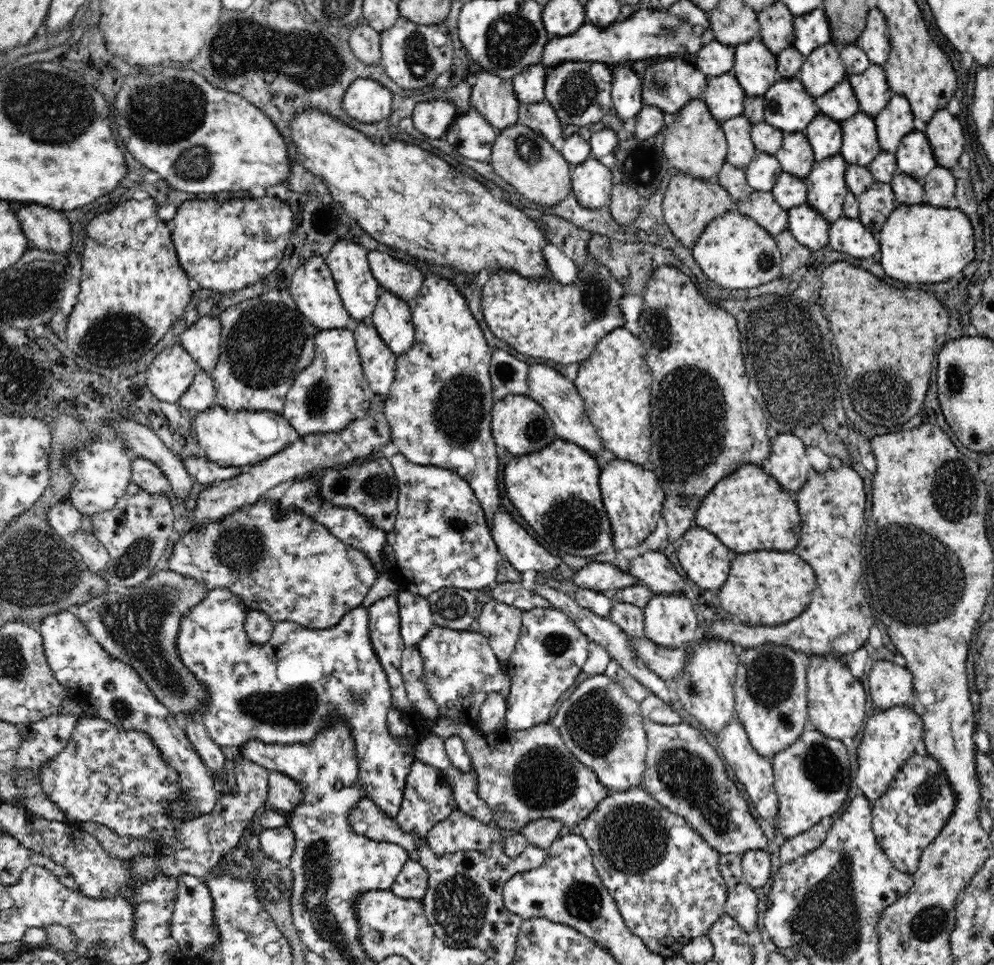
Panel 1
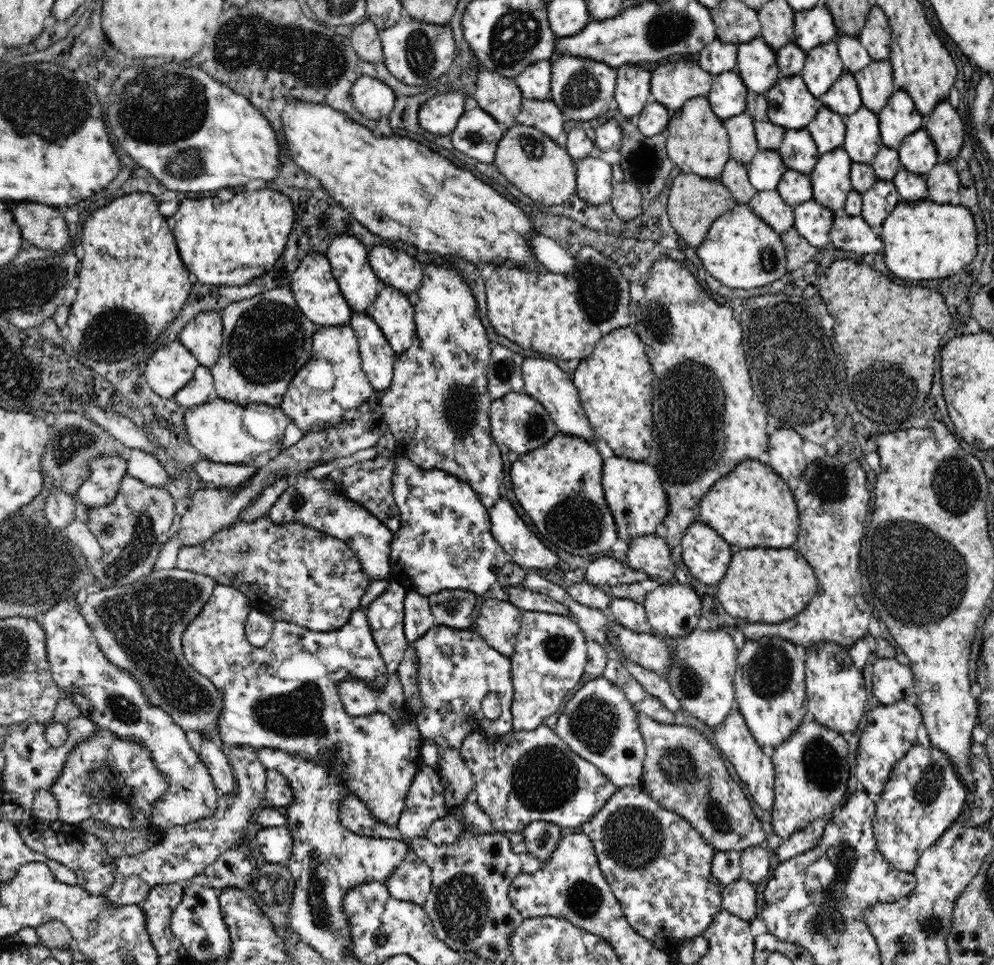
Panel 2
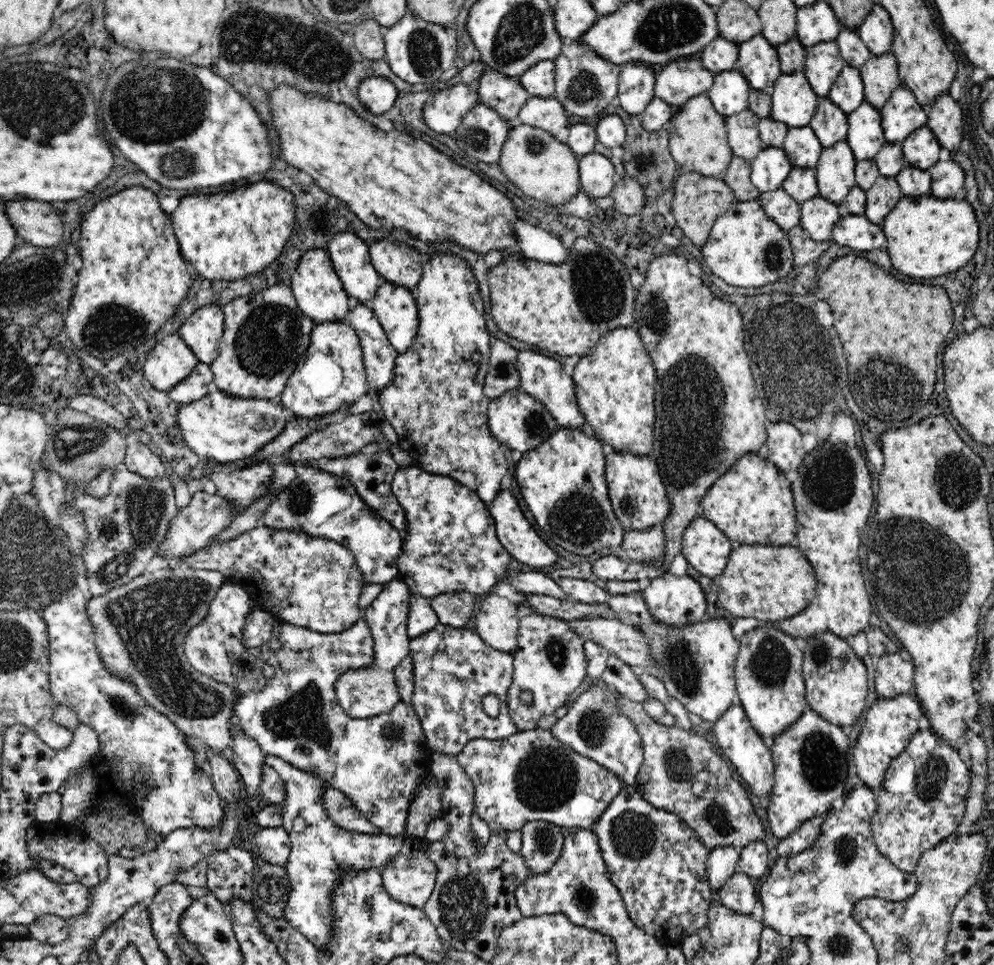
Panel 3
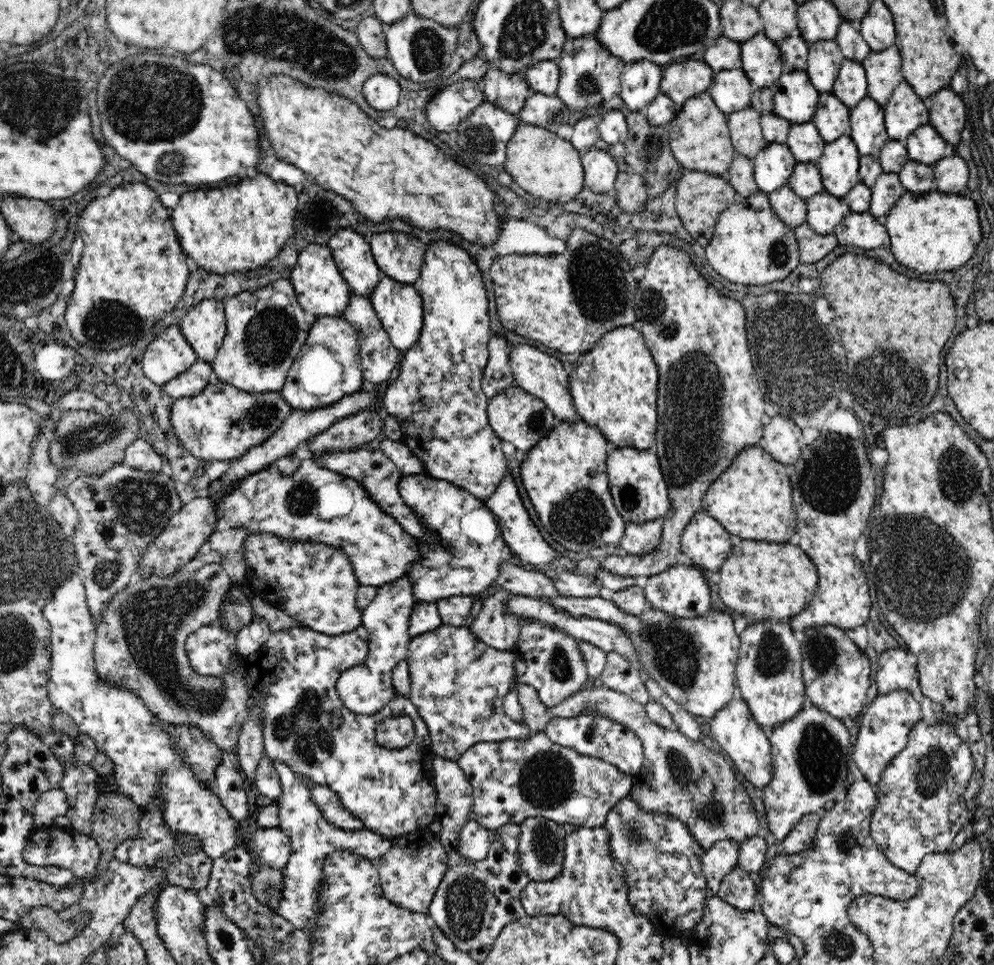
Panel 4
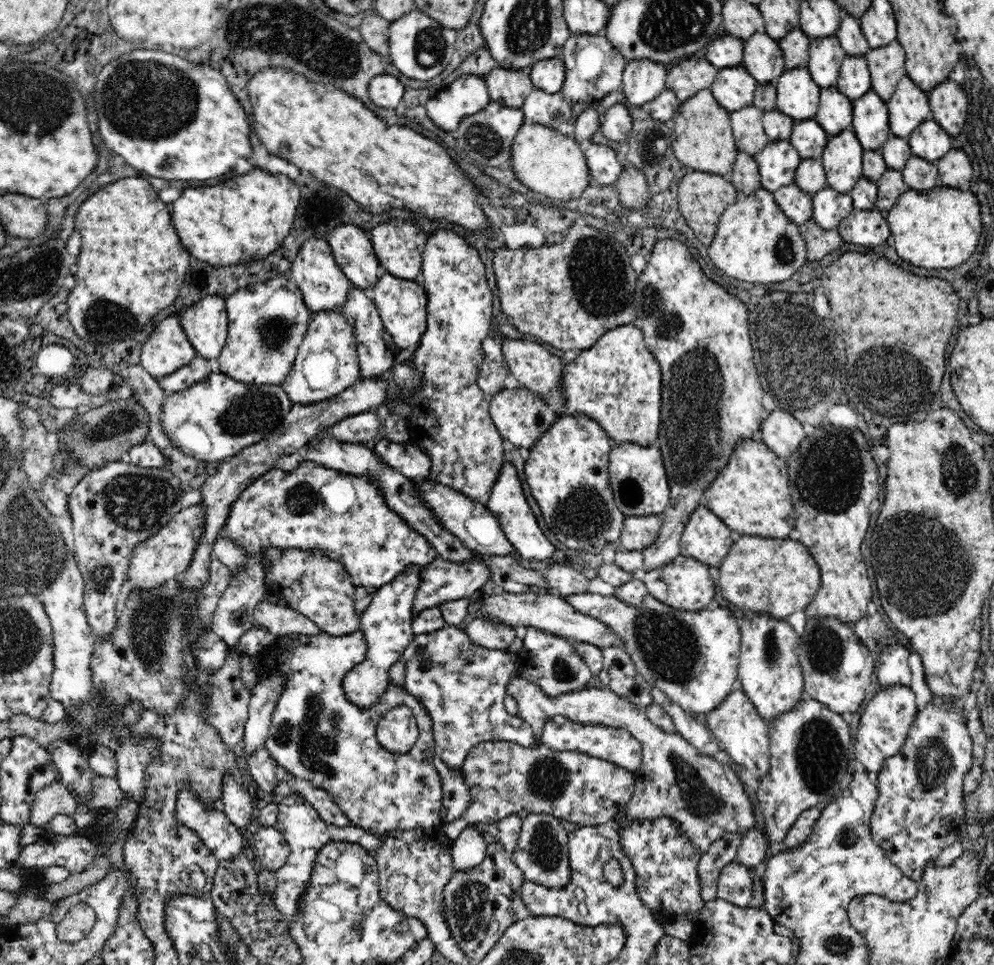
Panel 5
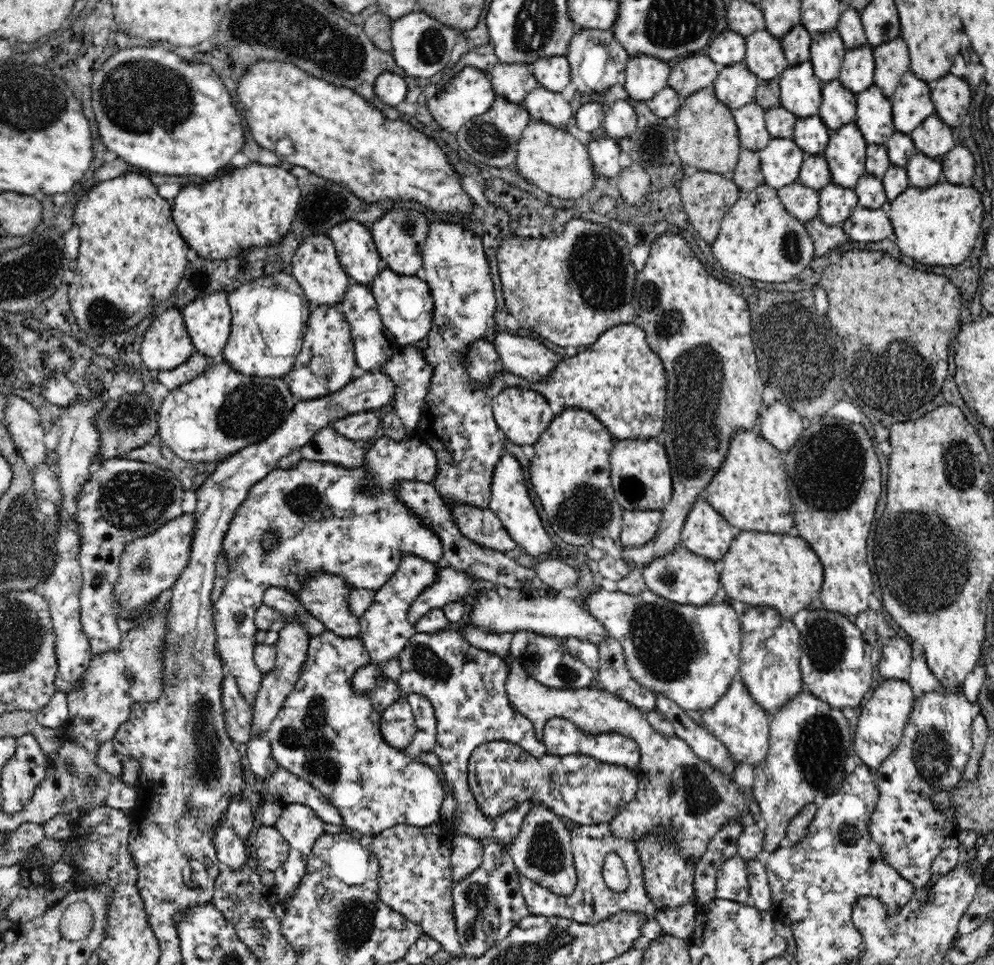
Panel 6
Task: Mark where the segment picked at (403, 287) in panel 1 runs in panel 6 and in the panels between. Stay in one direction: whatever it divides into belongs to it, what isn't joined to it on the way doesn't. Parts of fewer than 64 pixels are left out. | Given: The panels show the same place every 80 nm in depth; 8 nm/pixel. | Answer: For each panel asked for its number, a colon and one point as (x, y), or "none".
2: (396, 269)
3: (399, 264)
4: (400, 257)
5: (399, 245)
6: (399, 236)

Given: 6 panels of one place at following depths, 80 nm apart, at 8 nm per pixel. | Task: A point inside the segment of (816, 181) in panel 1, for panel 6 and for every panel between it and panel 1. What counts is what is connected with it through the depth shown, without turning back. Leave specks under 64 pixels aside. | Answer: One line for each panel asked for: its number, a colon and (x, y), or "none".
2: (830, 178)
3: (834, 171)
4: (838, 165)
5: (842, 156)
6: (845, 153)

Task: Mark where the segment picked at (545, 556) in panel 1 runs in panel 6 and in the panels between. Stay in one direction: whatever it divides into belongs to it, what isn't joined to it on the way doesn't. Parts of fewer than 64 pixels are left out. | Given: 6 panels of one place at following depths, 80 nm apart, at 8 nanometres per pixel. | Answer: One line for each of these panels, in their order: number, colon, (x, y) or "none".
2: (521, 545)
3: (515, 533)
4: (518, 530)
5: (507, 501)
6: (510, 501)

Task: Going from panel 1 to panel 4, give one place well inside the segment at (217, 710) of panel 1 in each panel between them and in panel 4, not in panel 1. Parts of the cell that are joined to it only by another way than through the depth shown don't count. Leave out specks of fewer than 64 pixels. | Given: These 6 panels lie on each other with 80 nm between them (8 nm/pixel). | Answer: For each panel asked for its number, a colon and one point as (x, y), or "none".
2: (285, 695)
3: (285, 694)
4: (291, 679)

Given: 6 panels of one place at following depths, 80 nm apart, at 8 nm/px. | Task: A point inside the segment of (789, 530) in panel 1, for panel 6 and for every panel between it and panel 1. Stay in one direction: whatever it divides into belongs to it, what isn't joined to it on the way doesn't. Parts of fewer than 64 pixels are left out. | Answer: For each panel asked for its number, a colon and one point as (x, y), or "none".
2: (751, 507)
3: (752, 503)
4: (752, 499)
5: (752, 495)
6: (750, 490)

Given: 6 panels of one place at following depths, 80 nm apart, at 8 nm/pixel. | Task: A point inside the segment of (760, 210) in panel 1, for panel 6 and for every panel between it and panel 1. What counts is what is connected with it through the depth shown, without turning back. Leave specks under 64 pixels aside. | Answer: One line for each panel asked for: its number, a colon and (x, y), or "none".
2: (768, 205)
3: (785, 212)
4: (791, 209)
5: (796, 205)
6: (800, 201)

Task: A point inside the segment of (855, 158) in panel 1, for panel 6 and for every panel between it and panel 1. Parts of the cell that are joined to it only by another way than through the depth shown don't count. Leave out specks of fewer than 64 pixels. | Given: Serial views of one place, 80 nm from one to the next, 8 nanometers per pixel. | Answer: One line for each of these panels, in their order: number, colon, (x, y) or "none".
2: (862, 139)
3: (865, 136)
4: (868, 131)
5: (870, 115)
6: (874, 113)

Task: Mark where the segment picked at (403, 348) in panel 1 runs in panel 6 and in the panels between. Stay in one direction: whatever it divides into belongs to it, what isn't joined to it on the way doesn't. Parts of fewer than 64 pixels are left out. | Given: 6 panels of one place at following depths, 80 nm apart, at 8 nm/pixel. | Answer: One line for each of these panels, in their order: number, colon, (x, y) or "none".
2: (393, 312)
3: (394, 306)
4: (399, 307)
5: (402, 305)
6: (405, 304)

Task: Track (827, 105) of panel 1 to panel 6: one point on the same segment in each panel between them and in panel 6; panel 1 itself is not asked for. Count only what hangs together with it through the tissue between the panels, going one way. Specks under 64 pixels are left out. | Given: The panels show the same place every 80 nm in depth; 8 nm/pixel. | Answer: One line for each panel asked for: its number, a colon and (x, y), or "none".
2: (843, 98)
3: (847, 93)
4: (850, 87)
5: (853, 80)
6: (856, 74)

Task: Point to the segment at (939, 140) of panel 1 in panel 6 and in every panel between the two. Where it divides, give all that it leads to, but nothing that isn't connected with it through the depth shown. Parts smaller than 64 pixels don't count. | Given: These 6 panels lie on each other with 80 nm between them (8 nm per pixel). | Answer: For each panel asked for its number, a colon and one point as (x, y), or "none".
2: (945, 127)
3: (945, 119)
4: (947, 111)
5: (948, 102)
6: (950, 95)

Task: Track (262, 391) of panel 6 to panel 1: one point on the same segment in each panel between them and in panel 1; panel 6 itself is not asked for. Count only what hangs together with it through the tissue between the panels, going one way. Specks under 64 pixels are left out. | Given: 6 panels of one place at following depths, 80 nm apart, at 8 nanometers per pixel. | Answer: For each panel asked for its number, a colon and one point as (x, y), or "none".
1: (229, 438)
2: (226, 433)
3: (219, 427)
4: (222, 423)
5: (213, 420)

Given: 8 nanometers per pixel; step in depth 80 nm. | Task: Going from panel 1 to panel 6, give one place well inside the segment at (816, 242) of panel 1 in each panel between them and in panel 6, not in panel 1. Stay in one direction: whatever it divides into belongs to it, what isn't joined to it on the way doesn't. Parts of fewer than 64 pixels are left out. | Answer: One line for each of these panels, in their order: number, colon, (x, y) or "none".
2: (813, 222)
3: (817, 216)
4: (823, 211)
5: (829, 208)
6: (835, 204)

